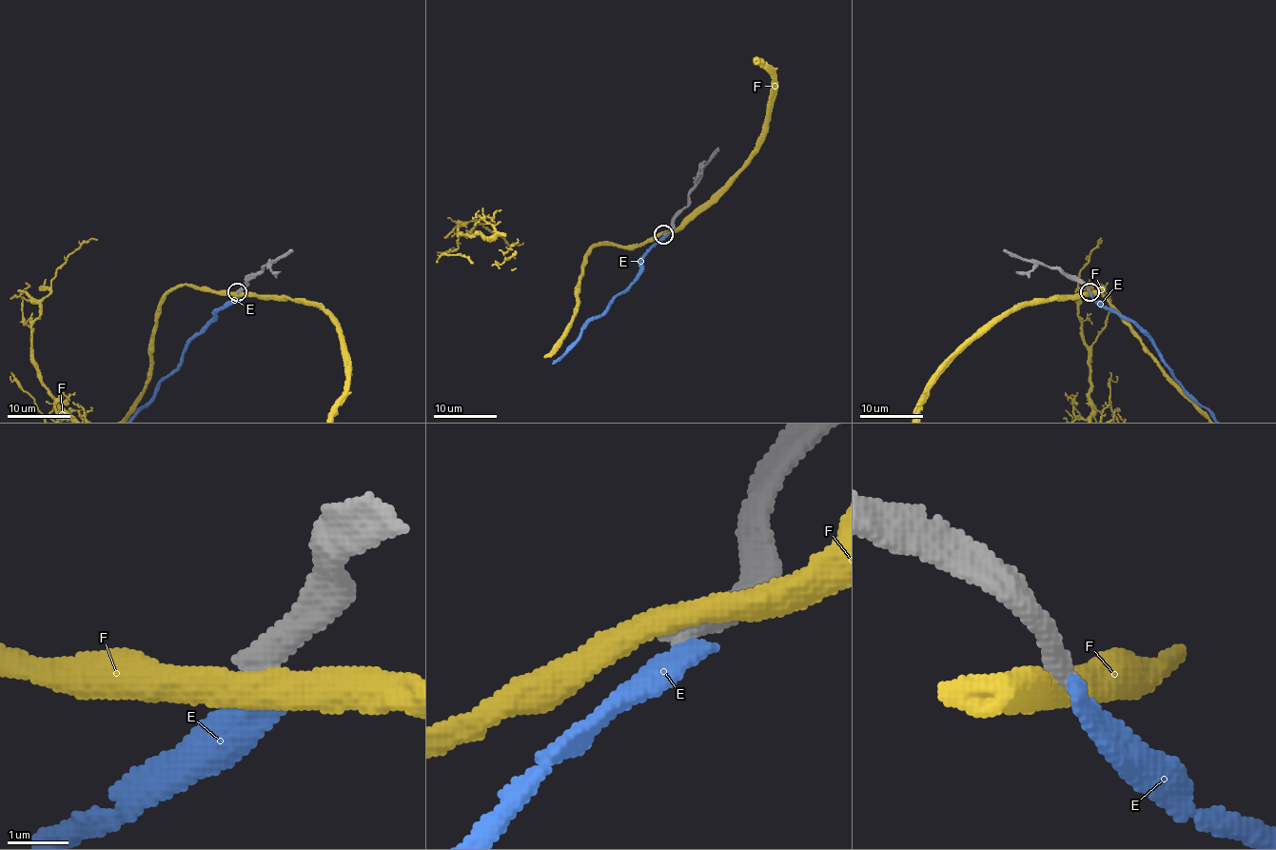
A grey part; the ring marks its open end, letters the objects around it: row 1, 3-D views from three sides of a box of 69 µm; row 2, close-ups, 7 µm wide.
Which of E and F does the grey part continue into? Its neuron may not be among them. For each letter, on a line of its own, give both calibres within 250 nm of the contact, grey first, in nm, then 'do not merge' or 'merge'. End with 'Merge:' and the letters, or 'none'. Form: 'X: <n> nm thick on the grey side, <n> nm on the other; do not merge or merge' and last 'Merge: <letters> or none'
E: 440 nm thick on the grey side, 360 nm on the other; do not merge
F: 480 nm thick on the grey side, 460 nm on the other; do not merge
Merge: none

